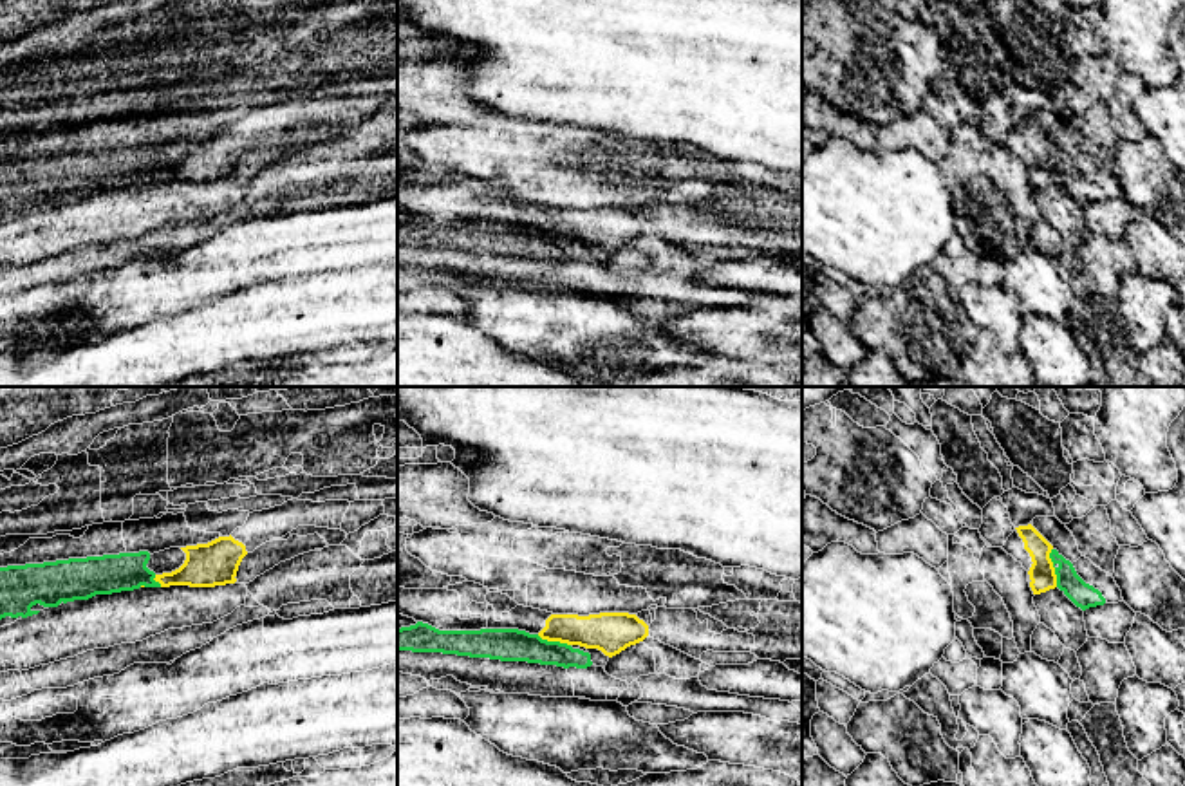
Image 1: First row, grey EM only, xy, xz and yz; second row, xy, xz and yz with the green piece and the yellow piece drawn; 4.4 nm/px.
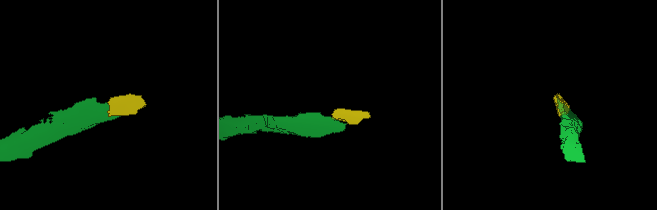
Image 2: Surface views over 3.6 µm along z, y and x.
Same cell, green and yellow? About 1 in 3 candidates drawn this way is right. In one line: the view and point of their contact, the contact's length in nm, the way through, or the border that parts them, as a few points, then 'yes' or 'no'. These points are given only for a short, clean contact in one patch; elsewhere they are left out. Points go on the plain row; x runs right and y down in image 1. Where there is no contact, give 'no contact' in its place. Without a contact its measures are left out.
meets green in yz at (1054, 161); contact 180 nm long; border along yz (1052, 143), (1050, 156), (1057, 181); no

